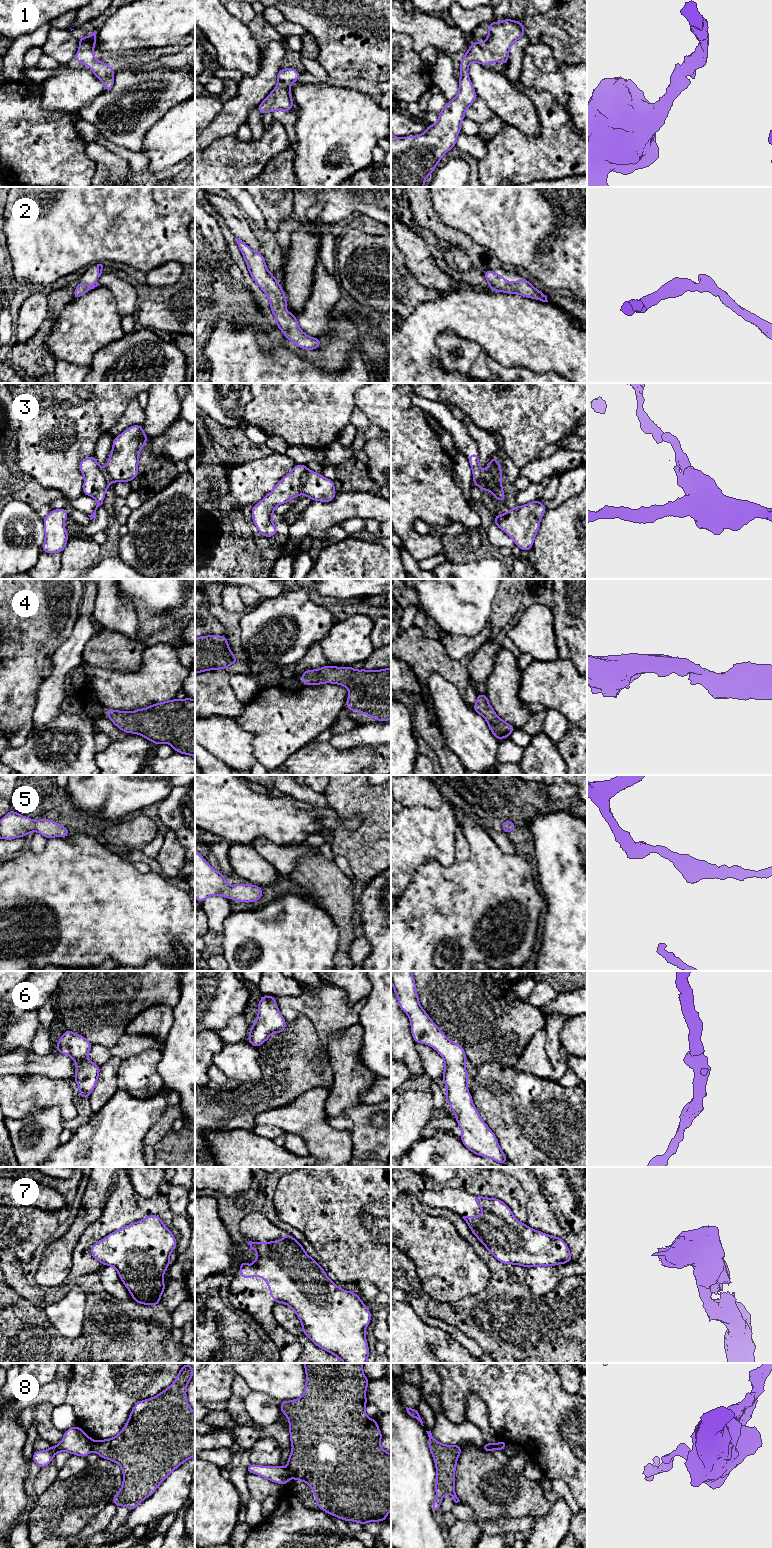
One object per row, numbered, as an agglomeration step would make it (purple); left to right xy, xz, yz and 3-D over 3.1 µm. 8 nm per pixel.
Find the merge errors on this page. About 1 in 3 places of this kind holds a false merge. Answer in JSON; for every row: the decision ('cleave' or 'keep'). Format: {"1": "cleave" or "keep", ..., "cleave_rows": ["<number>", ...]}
{"1": "keep", "2": "keep", "3": "cleave", "4": "keep", "5": "keep", "6": "keep", "7": "keep", "8": "cleave", "cleave_rows": ["3", "8"]}

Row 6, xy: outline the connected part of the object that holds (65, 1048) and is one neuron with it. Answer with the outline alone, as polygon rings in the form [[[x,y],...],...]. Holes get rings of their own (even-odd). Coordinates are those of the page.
[[[66,1029],[55,1049],[63,1055],[69,1055],[75,1061],[76,1072],[73,1078],[80,1089],[78,1095],[83,1099],[89,1098],[100,1073],[100,1067],[87,1059],[91,1046],[92,1043],[86,1038]]]

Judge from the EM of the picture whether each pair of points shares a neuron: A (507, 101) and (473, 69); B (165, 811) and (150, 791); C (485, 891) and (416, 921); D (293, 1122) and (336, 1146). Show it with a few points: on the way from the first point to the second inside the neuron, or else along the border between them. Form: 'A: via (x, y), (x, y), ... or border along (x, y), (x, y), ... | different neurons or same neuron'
A: via (499, 93), (481, 77) | same neuron
B: border along (176, 787), (158, 803) | different neurons
C: via (468, 908), (461, 915), (447, 921), (433, 921) | same neuron
D: via (304, 1122), (325, 1141) | same neuron

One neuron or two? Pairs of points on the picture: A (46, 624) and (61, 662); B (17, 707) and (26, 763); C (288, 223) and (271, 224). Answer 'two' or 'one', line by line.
A: two
B: two
C: two

